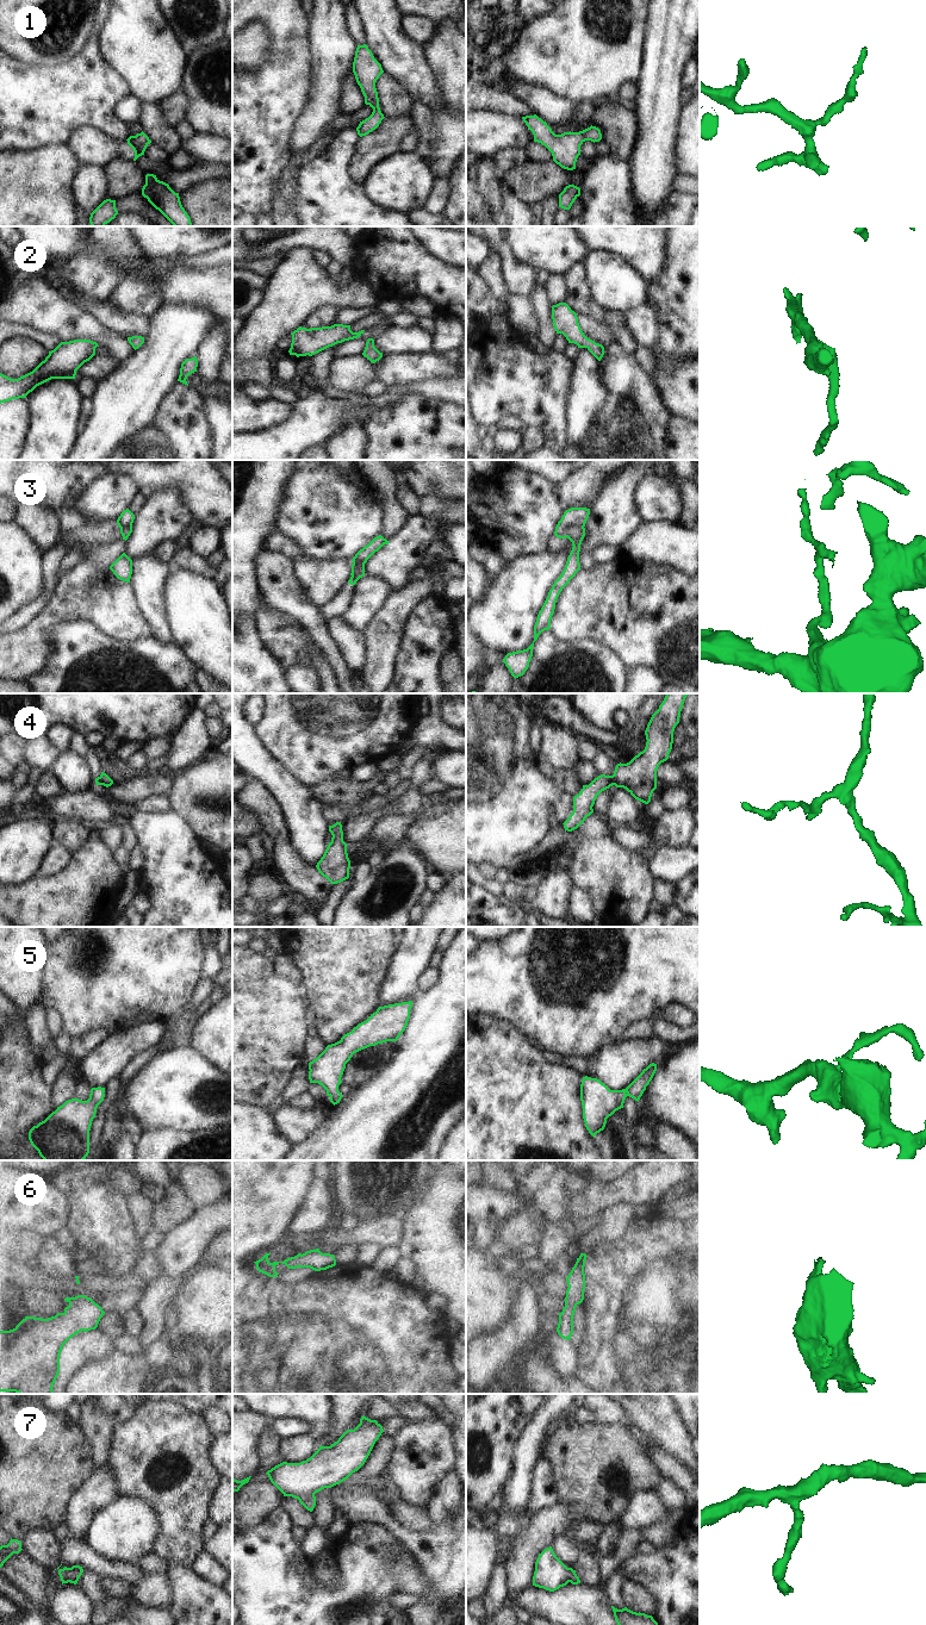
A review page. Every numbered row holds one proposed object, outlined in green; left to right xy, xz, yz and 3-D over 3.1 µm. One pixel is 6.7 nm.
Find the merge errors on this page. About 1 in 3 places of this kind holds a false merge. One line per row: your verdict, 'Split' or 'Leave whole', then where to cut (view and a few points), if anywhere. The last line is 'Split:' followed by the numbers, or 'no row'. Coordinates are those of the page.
1: Leave whole. No split
2: Leave whole. No split
3: Split. Split along yz (583, 525), (571, 525), (566, 531), (566, 536)
4: Leave whole. No split
5: Leave whole. No split
6: Leave whole. No split
7: Leave whole. No split
Split: 3

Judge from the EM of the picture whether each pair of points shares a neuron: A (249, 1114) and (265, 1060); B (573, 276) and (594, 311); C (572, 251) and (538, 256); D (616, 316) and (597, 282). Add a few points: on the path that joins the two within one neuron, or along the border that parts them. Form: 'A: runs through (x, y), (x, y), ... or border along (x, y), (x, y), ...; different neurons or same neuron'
A: border along (244, 1102), (266, 1108); different neurons
B: runs through (576, 285), (579, 297), (585, 303); same neuron
C: runs through (564, 256), (546, 256); same neuron
D: border along (606, 310), (620, 310), (623, 313); different neurons

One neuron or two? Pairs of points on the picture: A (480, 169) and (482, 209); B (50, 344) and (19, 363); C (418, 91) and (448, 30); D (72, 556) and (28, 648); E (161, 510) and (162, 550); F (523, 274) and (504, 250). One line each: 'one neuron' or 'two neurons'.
A: two neurons
B: two neurons
C: two neurons
D: two neurons
E: two neurons
F: one neuron

